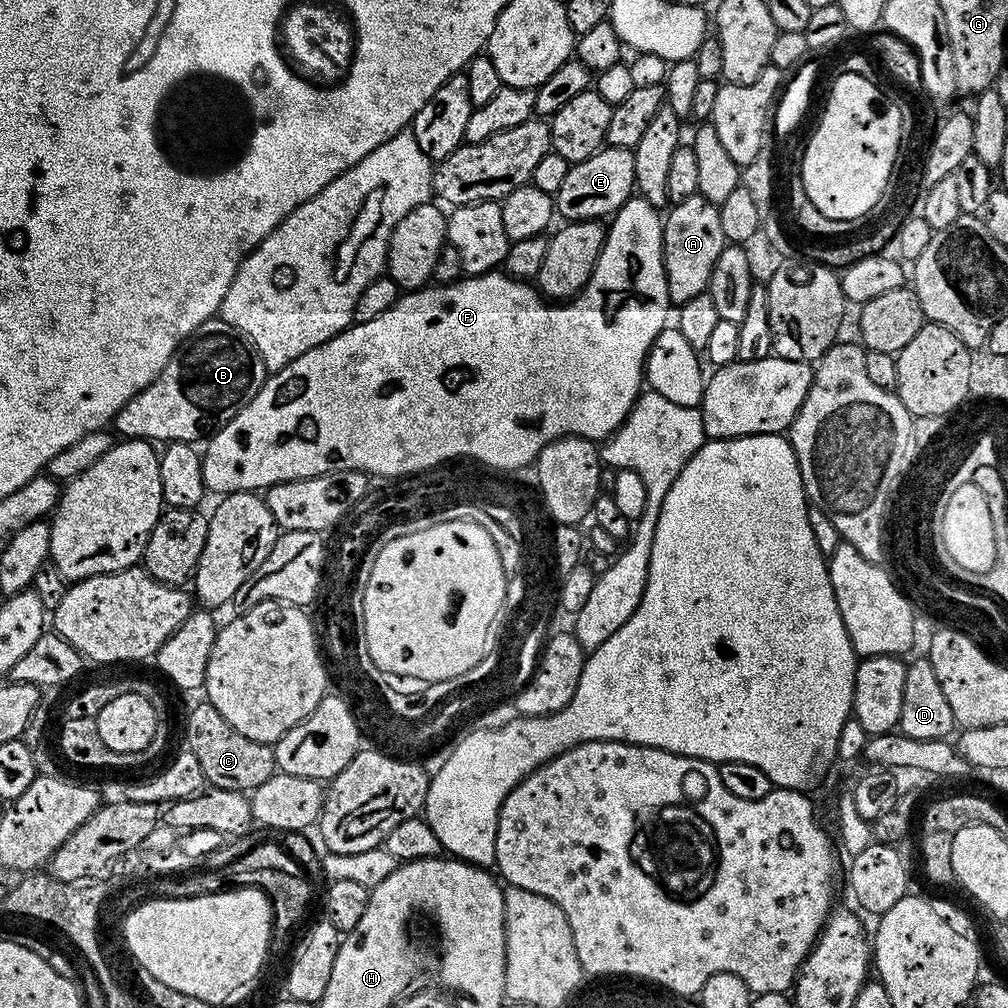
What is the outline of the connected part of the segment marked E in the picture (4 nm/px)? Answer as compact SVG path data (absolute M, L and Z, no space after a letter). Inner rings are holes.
M605 146L590 158L569 167L562 186L554 194L554 208L564 222L603 221L615 216L625 202L633 199L635 186L633 149Z

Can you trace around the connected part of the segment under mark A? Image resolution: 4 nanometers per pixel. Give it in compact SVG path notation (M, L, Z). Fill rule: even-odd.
M697 194L686 198L686 202L671 205L667 212L662 220L666 290L669 301L679 306L708 291L708 283L714 274L714 262L718 262L718 254L722 254L726 241L722 234L719 207L702 195Z

